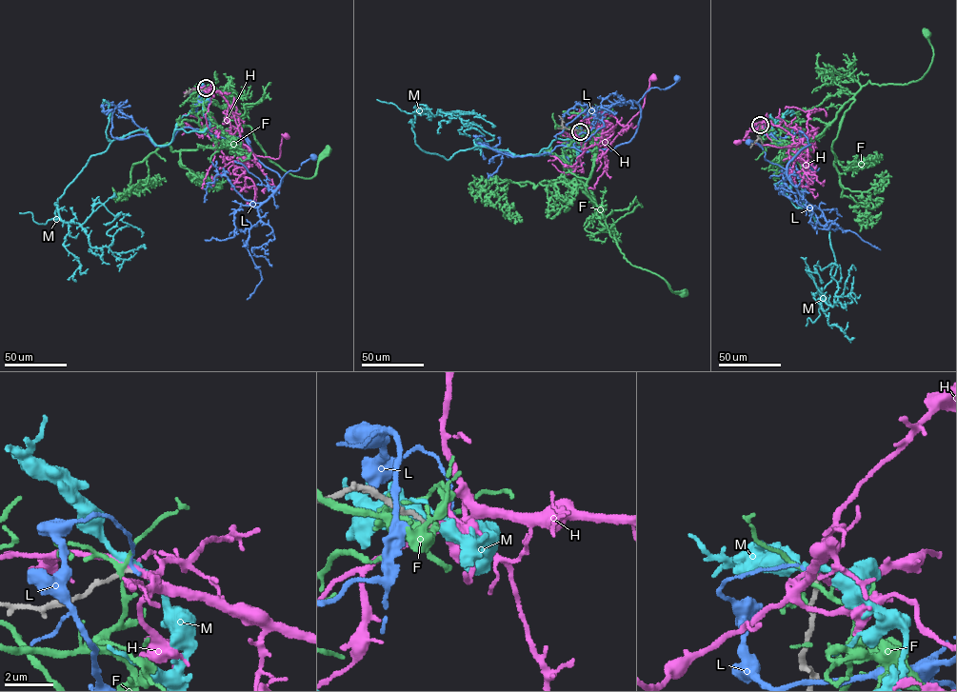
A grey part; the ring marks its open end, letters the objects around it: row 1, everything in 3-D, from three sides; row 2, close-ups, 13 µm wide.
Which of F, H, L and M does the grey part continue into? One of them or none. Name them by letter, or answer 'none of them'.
none of them

